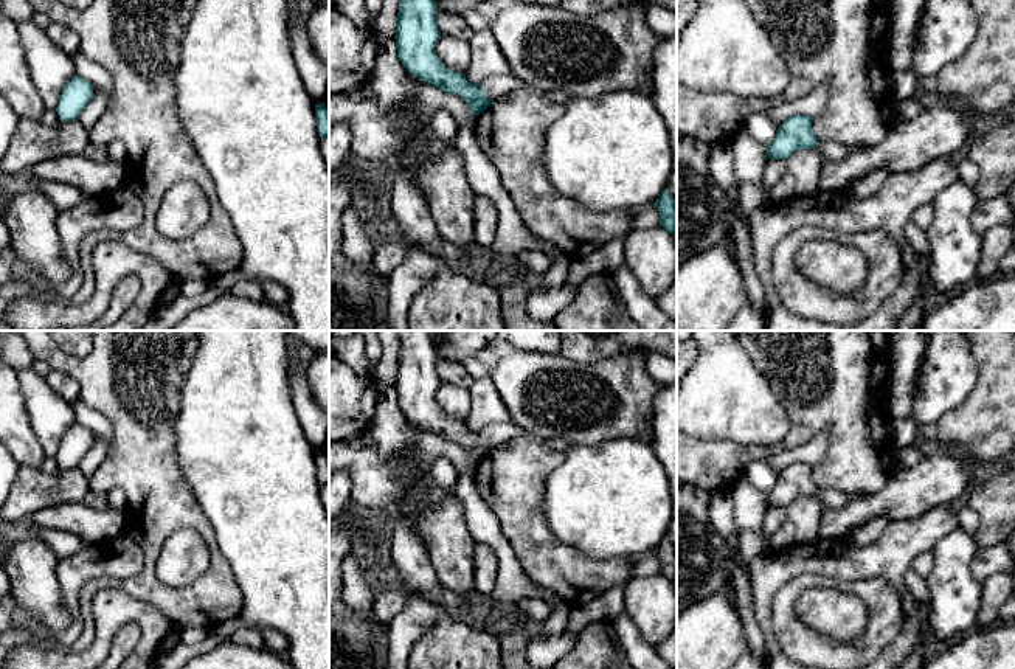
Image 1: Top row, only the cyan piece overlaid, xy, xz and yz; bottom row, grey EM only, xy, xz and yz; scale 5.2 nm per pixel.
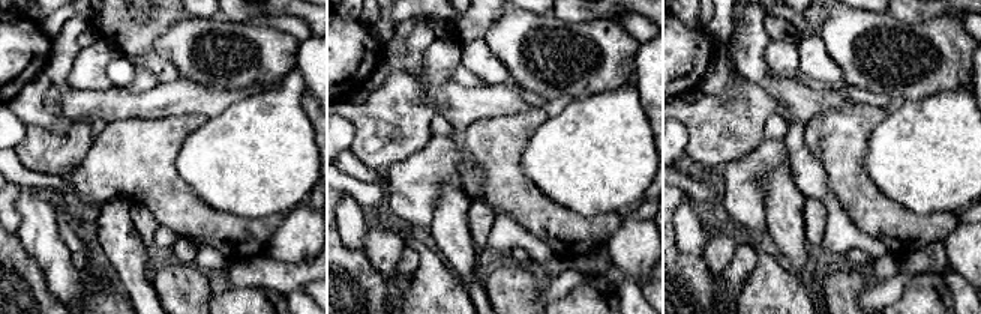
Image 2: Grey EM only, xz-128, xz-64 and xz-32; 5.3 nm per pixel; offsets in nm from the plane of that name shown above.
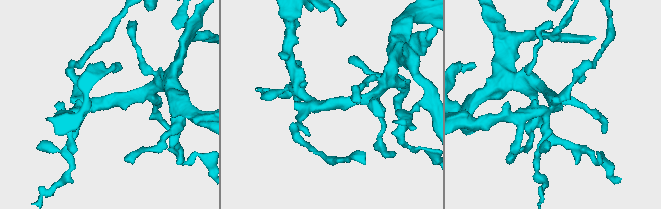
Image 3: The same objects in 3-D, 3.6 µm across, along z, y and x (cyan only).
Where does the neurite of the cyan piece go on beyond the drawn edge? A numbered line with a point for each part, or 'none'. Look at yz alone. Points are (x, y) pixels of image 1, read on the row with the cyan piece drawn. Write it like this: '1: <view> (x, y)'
1: yz (835, 152)

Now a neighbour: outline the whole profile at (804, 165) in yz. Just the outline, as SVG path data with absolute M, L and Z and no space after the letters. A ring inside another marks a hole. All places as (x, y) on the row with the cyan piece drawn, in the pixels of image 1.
M799 149L785 158L787 172L795 179L796 196L819 191L819 175L826 157L816 149Z

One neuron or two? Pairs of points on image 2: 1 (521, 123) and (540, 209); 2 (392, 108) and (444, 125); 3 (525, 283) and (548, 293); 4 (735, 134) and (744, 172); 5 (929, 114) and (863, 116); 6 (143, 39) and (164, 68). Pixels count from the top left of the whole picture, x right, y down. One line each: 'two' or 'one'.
1: one
2: two
3: two
4: two
5: two
6: two

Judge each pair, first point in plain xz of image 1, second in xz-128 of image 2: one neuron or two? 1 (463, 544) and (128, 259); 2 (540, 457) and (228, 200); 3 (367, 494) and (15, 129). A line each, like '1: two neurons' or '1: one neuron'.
1: one neuron
2: two neurons
3: two neurons

